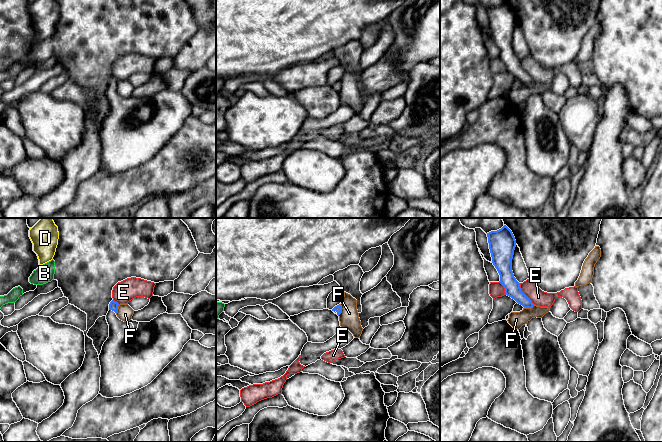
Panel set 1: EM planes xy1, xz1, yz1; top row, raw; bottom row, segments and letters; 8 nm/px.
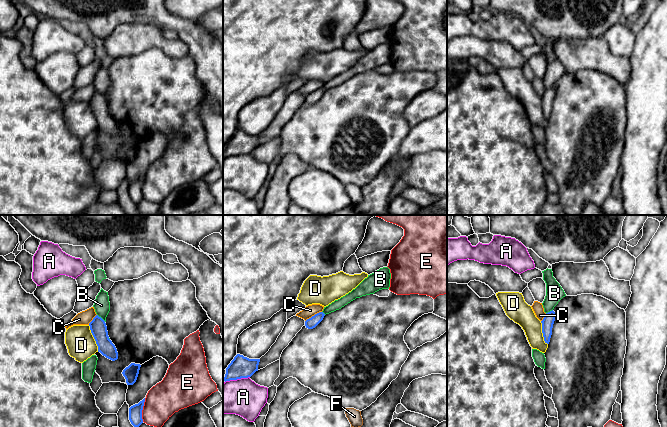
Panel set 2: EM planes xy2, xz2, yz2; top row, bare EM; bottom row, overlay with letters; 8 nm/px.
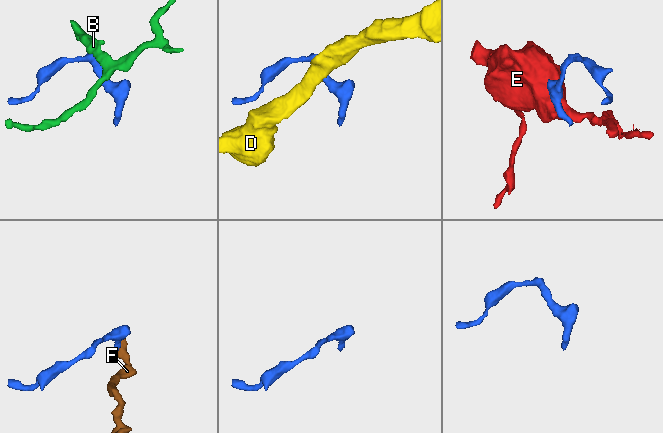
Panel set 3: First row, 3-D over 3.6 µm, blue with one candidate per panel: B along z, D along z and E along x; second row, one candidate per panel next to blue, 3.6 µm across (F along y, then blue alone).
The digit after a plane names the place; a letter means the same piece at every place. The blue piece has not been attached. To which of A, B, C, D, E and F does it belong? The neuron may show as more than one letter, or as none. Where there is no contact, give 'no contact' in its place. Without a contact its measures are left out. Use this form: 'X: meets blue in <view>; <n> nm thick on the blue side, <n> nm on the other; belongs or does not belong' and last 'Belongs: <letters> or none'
A: meets blue in xz2; 180 nm thick on the blue side, 300 nm on the other; does not belong
B: meets blue in xy2; 130 nm thick on the blue side, 130 nm on the other; does not belong
C: meets blue in xz2; 90 nm thick on the blue side, 90 nm on the other; does not belong
D: meets blue in xy2; 130 nm thick on the blue side, 240 nm on the other; does not belong
E: meets blue in xy2; 110 nm thick on the blue side, 280 nm on the other; does not belong
F: meets blue in yz1; 130 nm thick on the blue side, 130 nm on the other; does not belong
Belongs: none

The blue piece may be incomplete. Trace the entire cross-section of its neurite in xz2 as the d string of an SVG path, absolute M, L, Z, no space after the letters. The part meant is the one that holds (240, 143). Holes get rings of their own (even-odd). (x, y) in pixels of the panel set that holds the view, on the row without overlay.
M237 130L226 144L224 157L251 153L258 147L260 135L249 135Z

